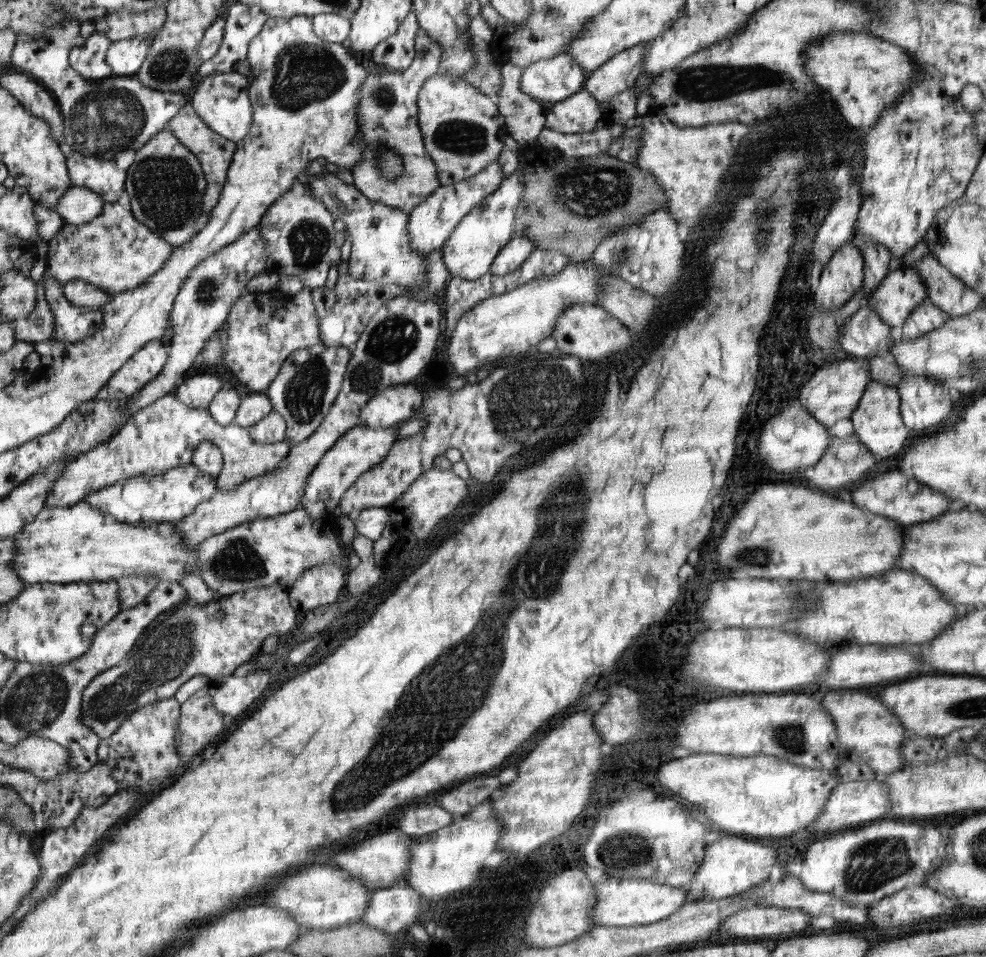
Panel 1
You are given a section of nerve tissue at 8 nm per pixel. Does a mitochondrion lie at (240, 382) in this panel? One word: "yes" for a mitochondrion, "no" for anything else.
no

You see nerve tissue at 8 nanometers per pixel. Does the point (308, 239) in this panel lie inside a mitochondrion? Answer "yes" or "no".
yes

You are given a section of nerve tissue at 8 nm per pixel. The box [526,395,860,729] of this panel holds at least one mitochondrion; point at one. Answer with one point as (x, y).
(757, 556)

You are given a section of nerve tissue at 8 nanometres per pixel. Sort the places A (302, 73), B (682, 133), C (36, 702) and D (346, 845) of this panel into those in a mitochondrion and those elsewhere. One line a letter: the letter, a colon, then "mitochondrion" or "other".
A: mitochondrion
B: other
C: mitochondrion
D: other

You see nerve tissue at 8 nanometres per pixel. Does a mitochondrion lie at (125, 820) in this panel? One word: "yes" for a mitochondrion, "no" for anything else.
no

